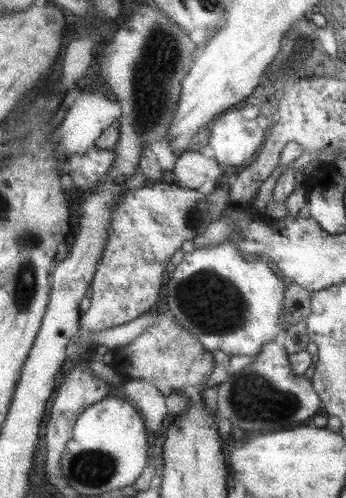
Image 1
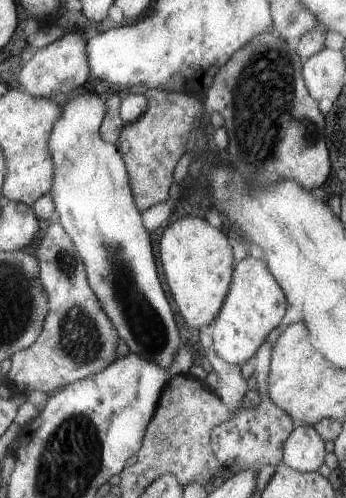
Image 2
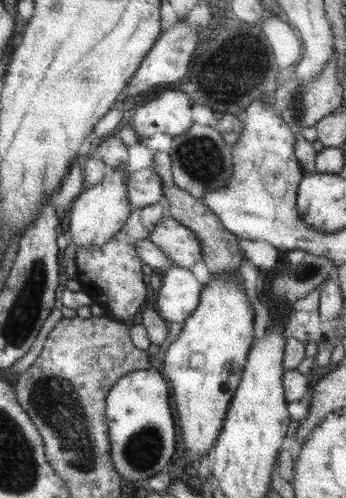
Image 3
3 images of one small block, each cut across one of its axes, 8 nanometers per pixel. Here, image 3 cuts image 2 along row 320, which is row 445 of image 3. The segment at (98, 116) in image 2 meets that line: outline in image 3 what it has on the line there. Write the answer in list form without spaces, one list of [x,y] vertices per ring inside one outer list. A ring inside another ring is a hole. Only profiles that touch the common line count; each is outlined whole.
[[[137,370],[121,378],[107,398],[107,416],[111,422],[111,442],[115,468],[125,482],[143,482],[163,472],[177,450],[177,420],[169,382],[163,370]]]

